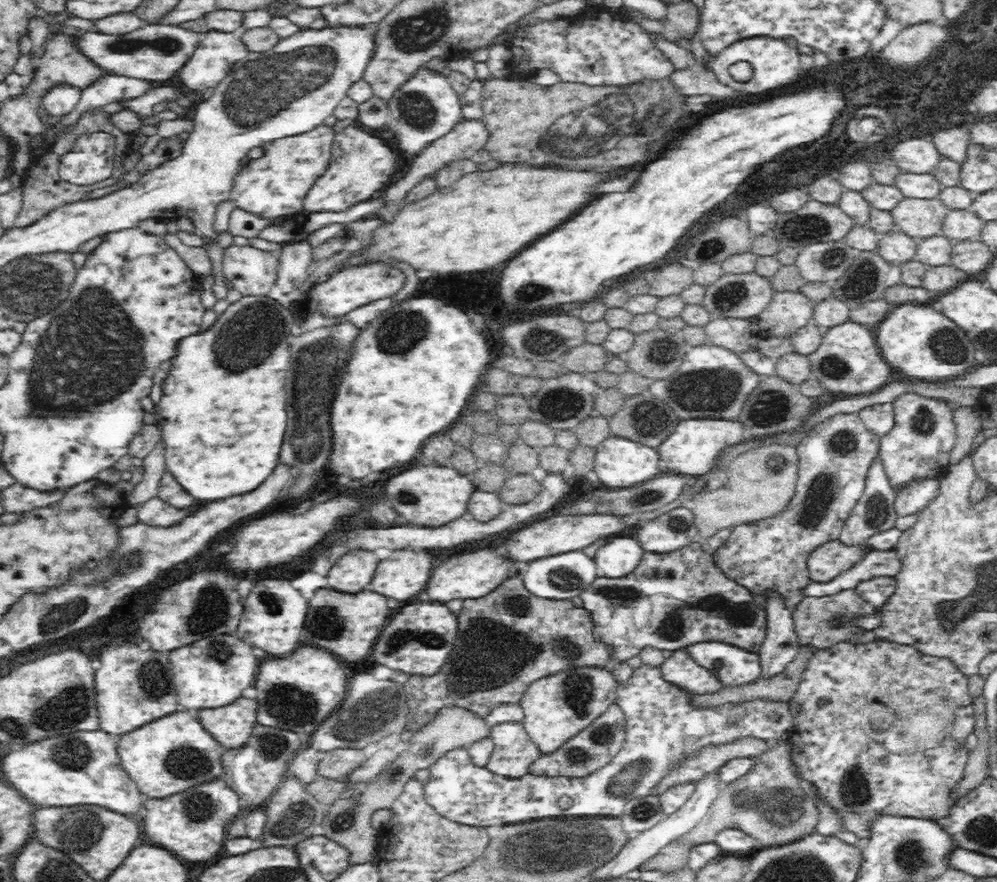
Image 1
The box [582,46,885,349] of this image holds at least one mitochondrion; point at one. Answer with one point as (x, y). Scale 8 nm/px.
(807, 228)

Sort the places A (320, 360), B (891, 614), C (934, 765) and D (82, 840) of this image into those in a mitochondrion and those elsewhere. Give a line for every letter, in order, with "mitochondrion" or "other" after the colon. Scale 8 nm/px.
A: mitochondrion
B: other
C: other
D: mitochondrion

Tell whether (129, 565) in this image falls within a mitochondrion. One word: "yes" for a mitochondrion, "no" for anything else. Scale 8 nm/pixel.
yes

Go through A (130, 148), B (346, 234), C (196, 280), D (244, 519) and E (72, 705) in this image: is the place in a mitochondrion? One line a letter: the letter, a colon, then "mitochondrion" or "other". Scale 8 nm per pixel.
A: other
B: other
C: other
D: other
E: mitochondrion

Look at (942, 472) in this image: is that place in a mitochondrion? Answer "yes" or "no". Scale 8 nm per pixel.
no

